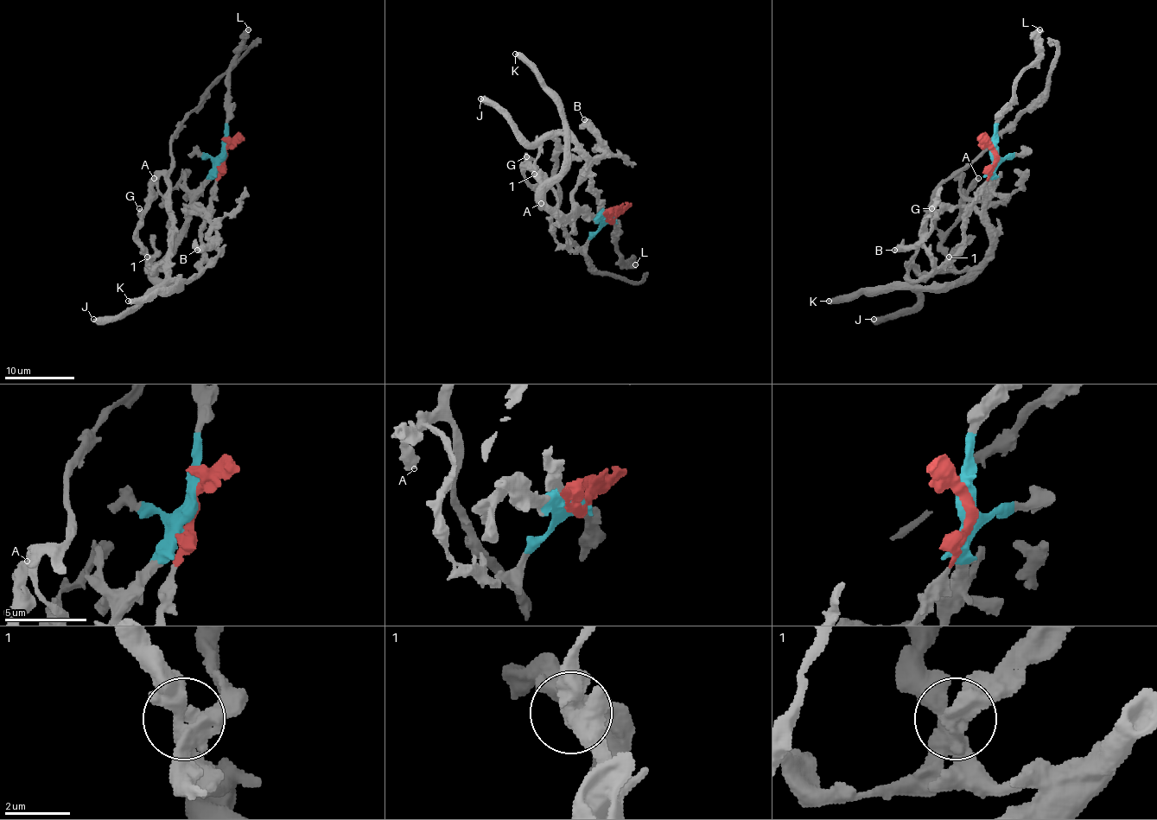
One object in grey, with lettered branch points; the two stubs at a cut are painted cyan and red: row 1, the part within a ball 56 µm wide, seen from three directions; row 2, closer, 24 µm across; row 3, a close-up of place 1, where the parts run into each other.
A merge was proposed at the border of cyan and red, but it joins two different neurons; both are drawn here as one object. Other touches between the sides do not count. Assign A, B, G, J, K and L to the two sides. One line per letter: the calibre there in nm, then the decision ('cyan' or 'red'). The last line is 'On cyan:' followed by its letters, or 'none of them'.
A: 550 nm thick; cyan
B: 480 nm thick; cyan
G: 600 nm thick; cyan
J: 480 nm thick; red
K: 480 nm thick; cyan
L: 600 nm thick; cyan
On cyan: A, B, G, K, L

